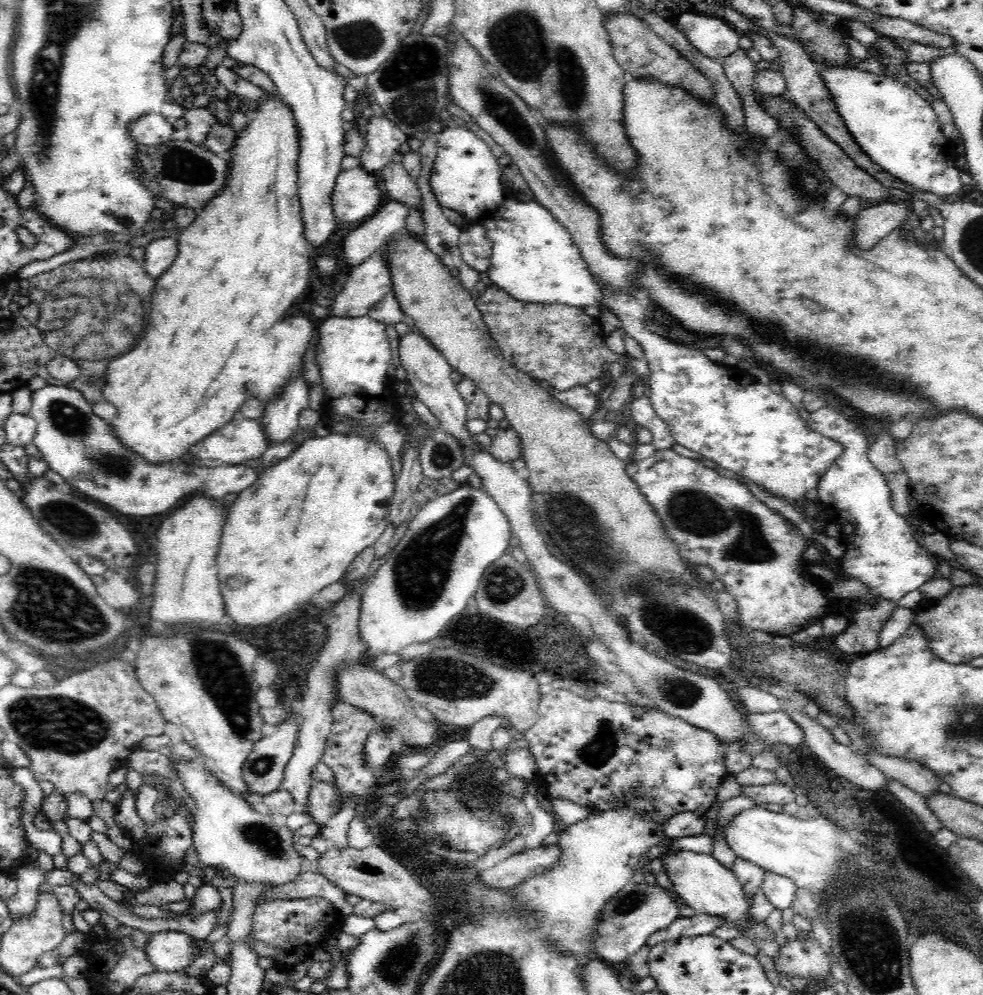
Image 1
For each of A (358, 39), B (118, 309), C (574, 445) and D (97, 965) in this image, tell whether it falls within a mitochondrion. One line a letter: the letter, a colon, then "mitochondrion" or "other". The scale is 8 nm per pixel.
A: mitochondrion
B: mitochondrion
C: other
D: other

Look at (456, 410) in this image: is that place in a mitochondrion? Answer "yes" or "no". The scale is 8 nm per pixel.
no

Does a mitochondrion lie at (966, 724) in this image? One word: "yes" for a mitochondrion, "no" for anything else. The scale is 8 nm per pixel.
yes

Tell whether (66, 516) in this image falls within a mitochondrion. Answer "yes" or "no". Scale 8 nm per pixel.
yes

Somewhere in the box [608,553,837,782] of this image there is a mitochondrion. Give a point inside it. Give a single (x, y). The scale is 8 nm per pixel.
(684, 630)

